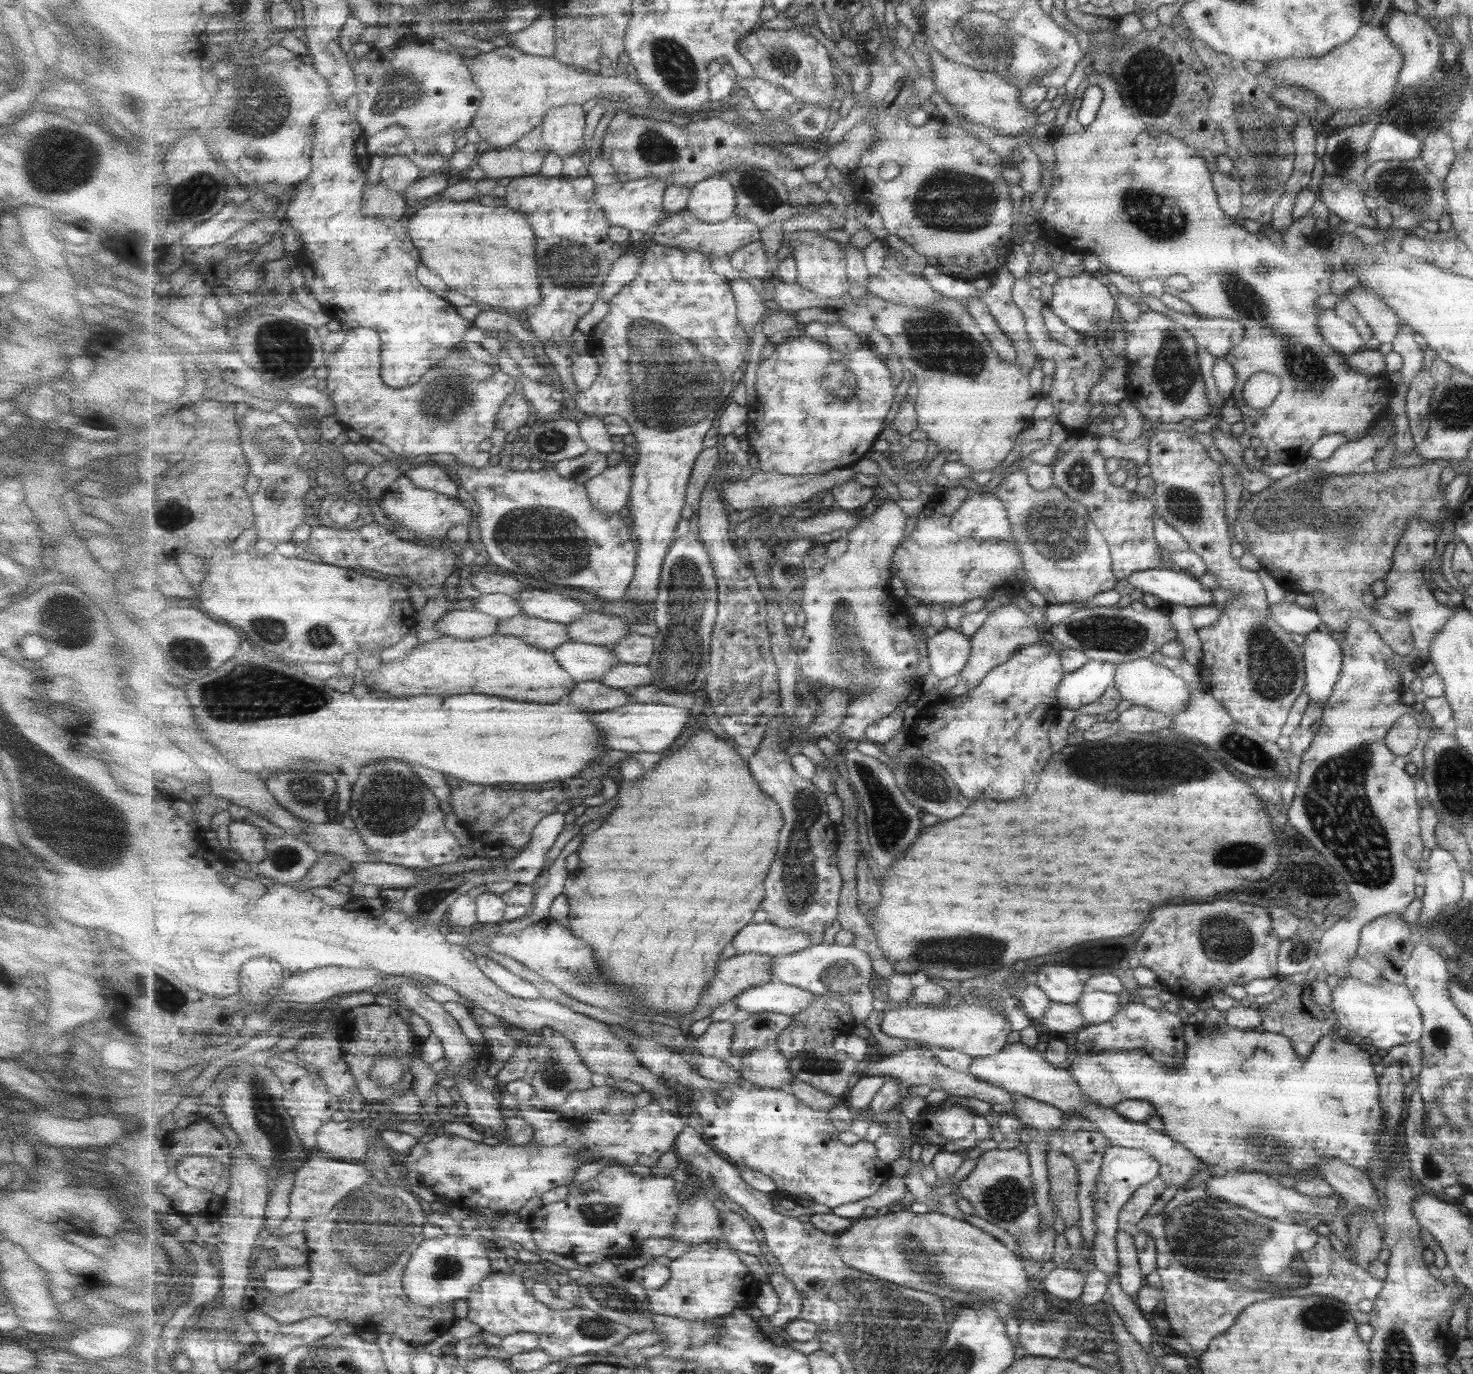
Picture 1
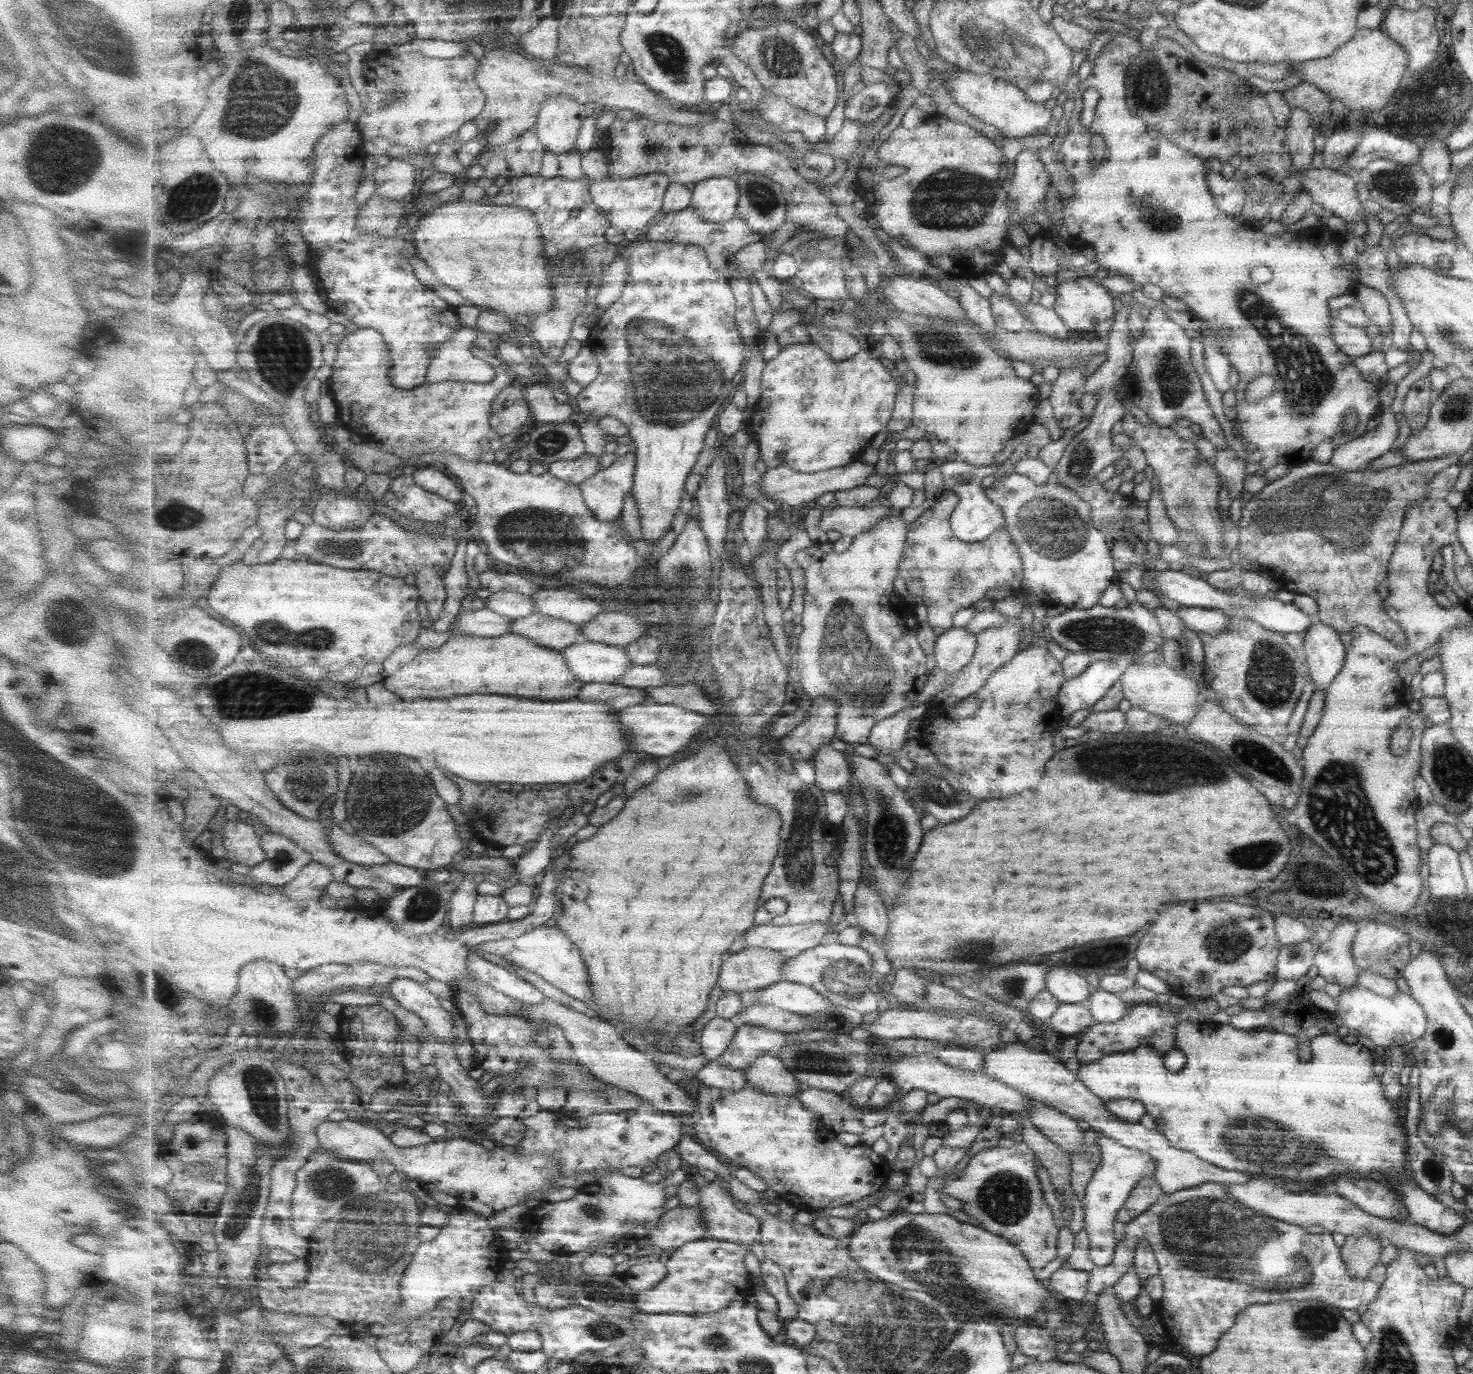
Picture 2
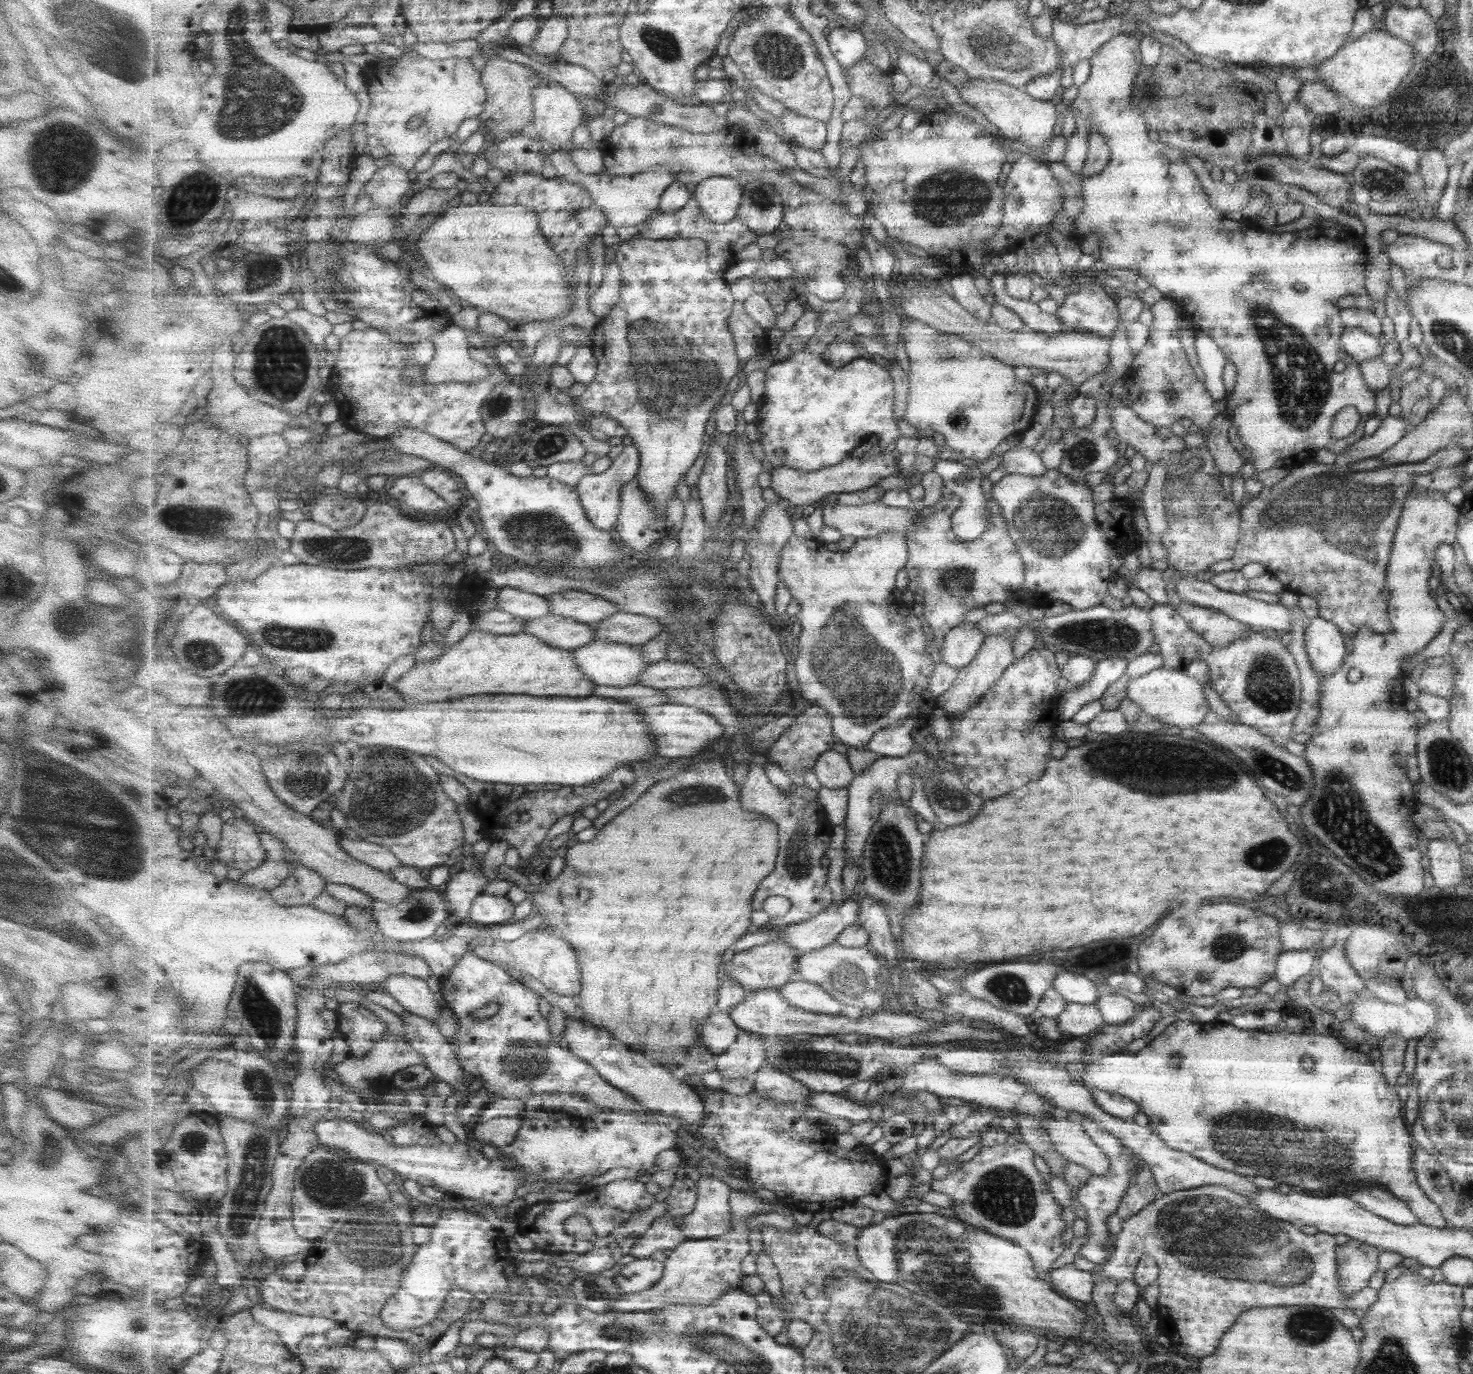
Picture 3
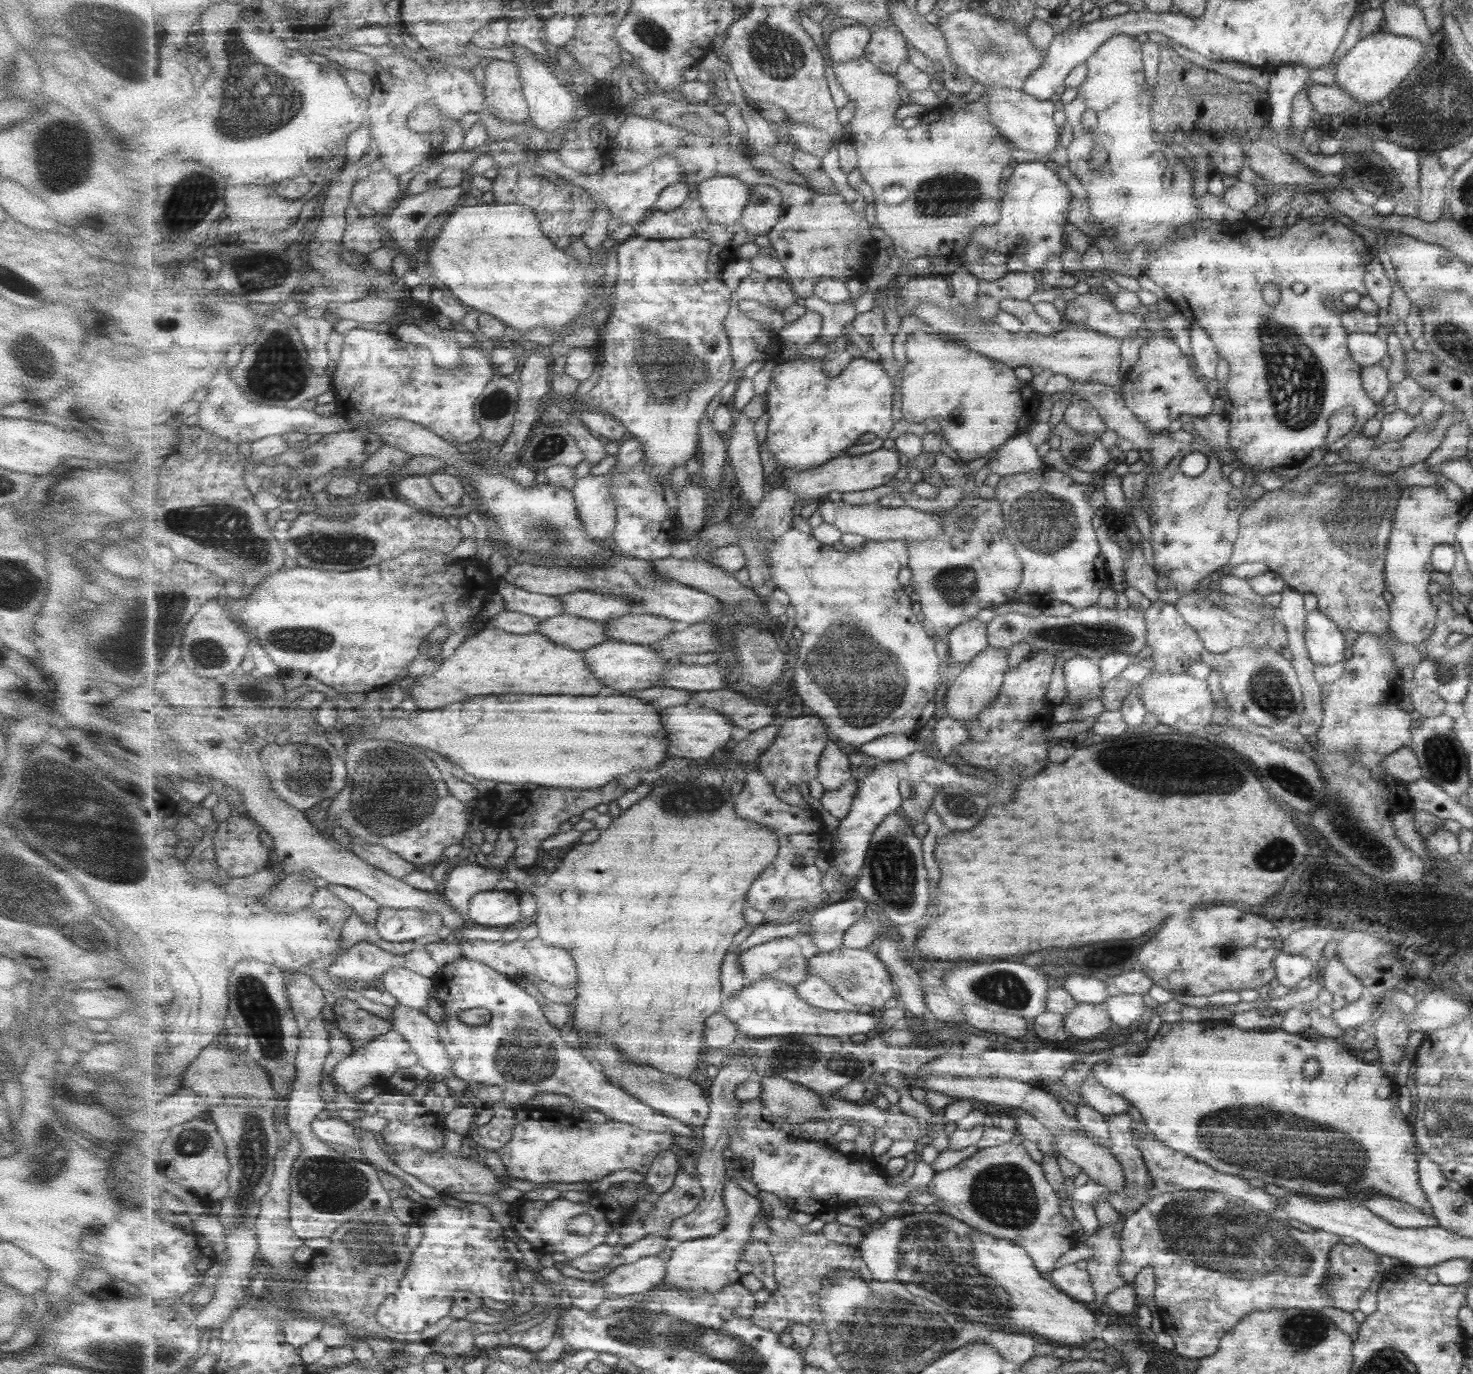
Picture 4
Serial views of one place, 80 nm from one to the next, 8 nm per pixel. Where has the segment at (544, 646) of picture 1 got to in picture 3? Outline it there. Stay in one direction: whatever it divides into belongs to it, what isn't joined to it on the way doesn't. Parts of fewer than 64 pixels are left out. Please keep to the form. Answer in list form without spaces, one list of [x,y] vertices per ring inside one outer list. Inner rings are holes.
[[[553,613],[527,620],[524,632],[563,650],[577,650],[596,639],[595,626]]]

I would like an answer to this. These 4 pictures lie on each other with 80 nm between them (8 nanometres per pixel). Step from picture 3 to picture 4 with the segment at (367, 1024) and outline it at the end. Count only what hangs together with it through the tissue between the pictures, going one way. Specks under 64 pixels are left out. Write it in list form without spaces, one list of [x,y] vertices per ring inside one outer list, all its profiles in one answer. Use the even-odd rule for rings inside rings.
[[[345,997],[336,999],[332,1010],[335,1026],[347,1035],[355,1047],[366,1045],[394,1029],[391,1021],[379,1018],[375,1013],[367,1012],[367,1009],[361,1009],[357,1001]]]

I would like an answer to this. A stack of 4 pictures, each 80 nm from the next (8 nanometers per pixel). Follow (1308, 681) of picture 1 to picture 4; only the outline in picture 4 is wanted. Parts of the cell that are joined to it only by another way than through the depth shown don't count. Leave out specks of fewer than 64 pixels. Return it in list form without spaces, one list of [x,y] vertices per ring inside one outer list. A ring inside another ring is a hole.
[[[1307,611],[1303,619],[1304,647],[1314,666],[1331,666],[1343,660],[1344,636],[1323,613]]]

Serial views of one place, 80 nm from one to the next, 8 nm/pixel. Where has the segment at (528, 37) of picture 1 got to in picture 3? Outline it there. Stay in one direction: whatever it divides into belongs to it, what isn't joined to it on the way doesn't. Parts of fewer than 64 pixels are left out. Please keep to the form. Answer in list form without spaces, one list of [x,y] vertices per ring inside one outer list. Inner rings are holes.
[[[550,16],[543,21],[538,36],[535,37],[531,48],[534,50],[534,57],[540,59],[559,52],[570,36],[568,20],[561,16]]]

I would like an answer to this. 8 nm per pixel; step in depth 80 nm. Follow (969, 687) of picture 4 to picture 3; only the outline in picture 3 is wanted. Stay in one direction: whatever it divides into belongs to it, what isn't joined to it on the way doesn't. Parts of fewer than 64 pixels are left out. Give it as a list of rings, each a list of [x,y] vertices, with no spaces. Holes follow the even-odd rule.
[[[986,636],[985,644],[977,653],[975,660],[970,662],[965,669],[958,671],[958,676],[953,684],[942,694],[937,696],[937,707],[941,707],[948,715],[963,714],[971,710],[986,696],[1003,676],[1005,670],[1015,662],[1013,656],[1013,638],[1006,636]]]

